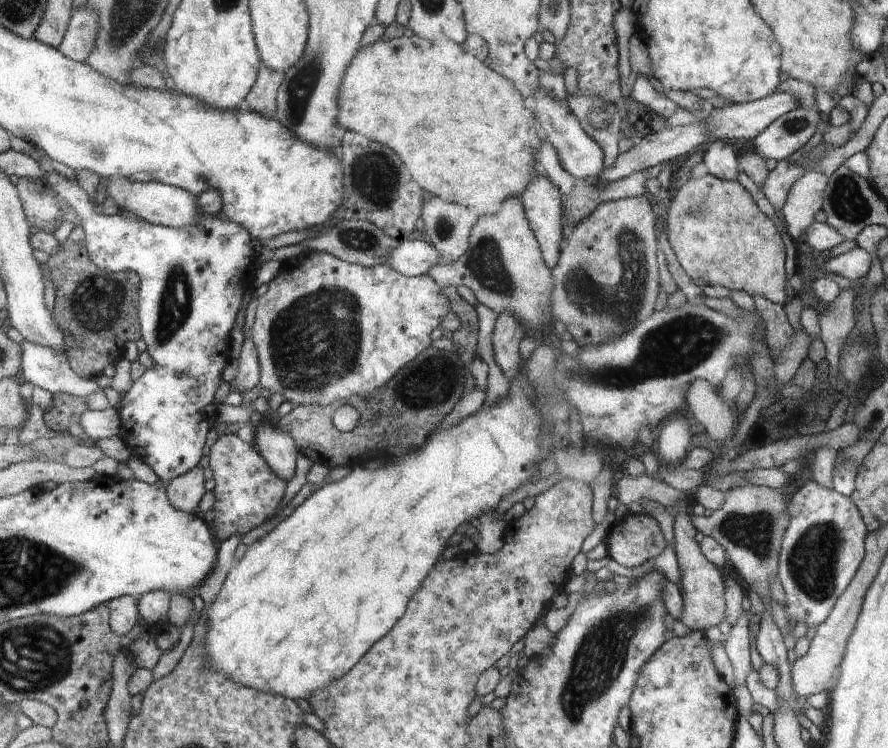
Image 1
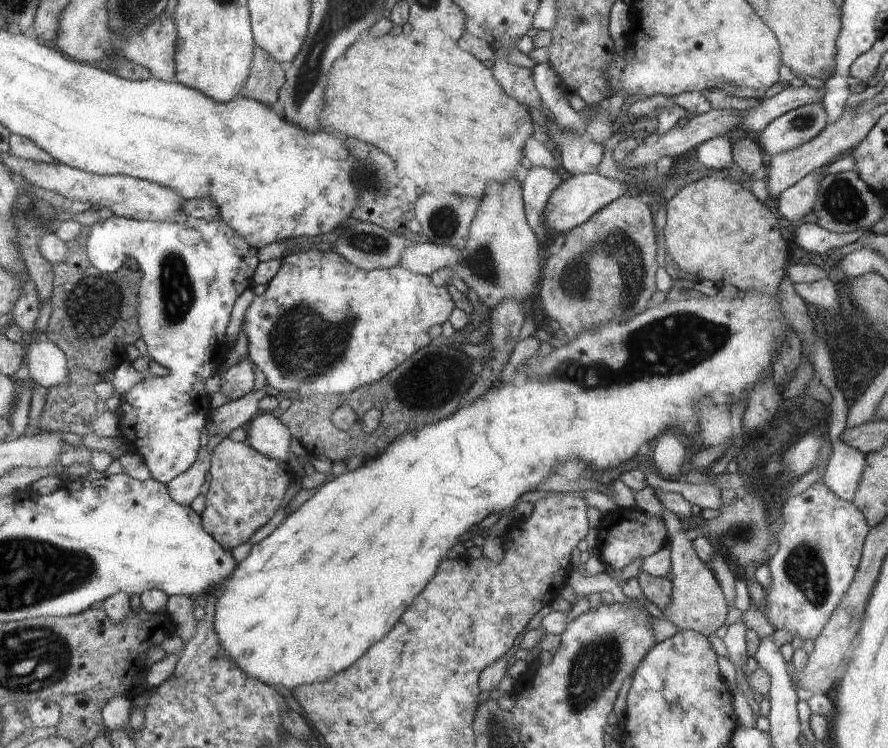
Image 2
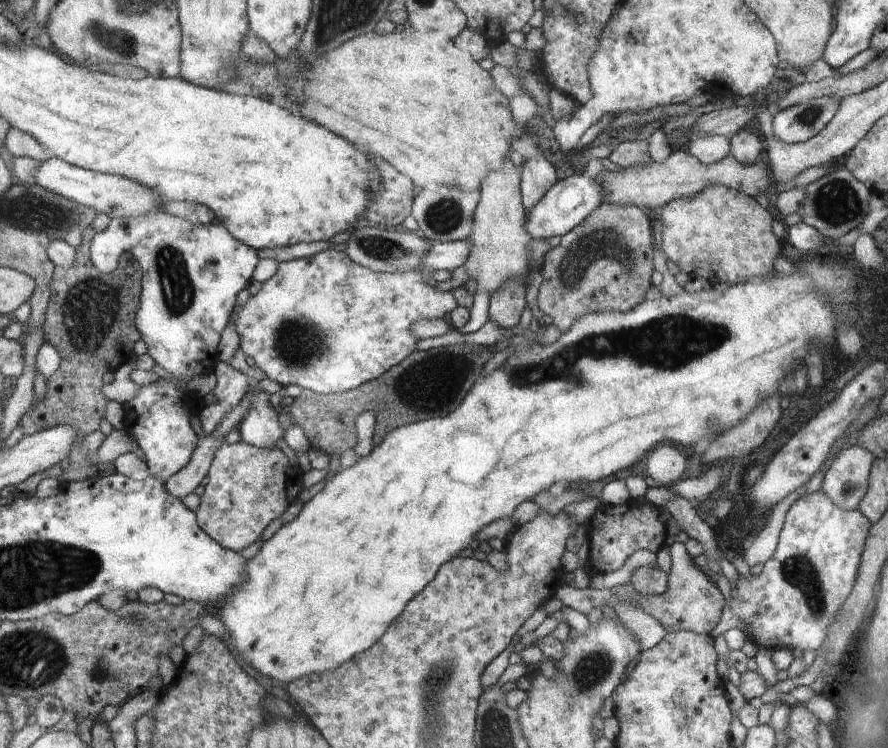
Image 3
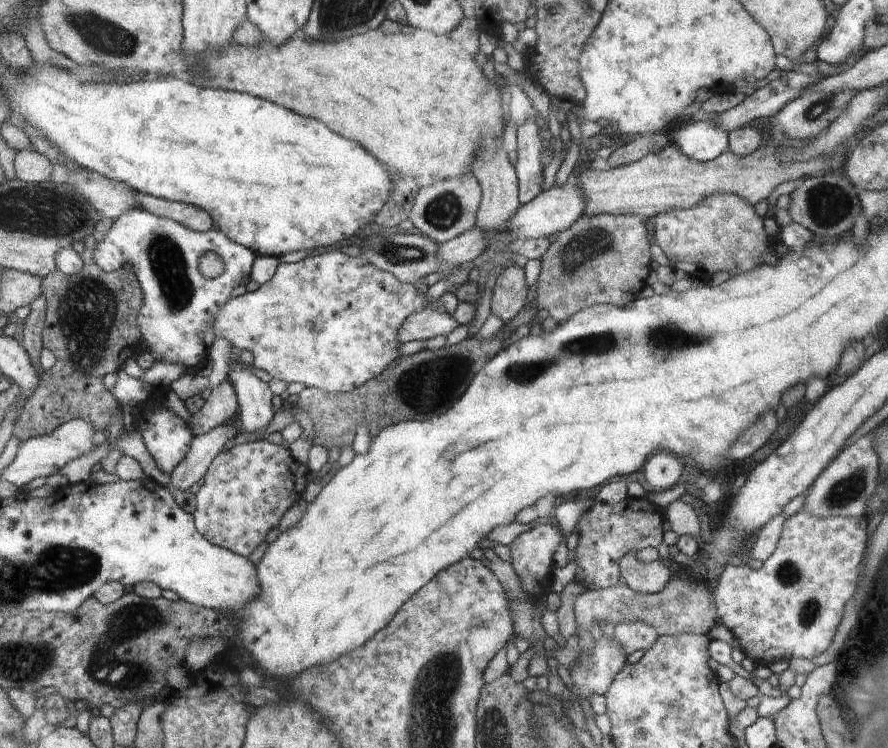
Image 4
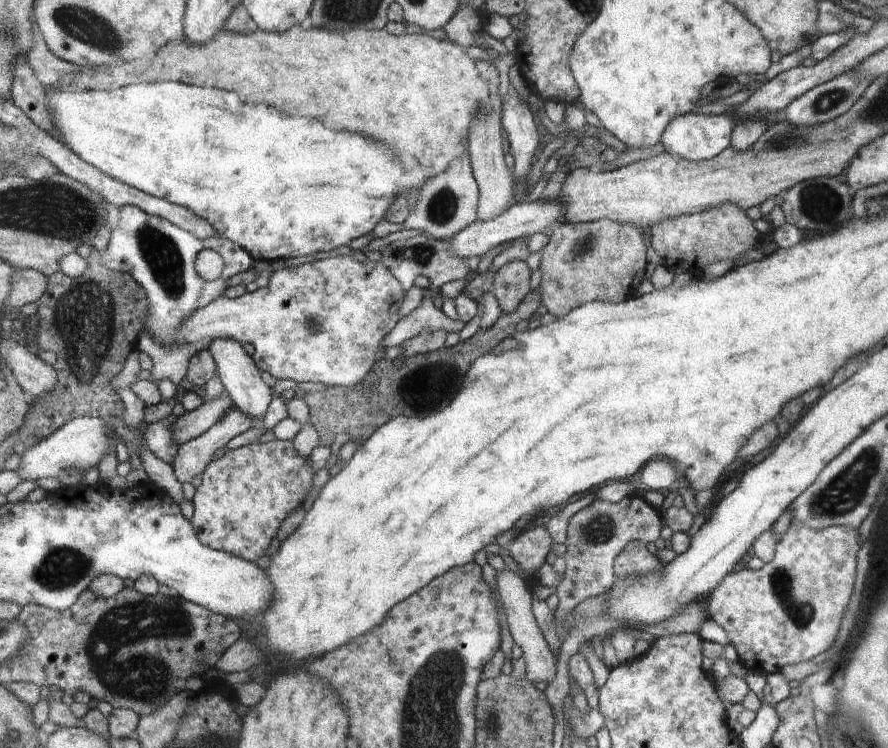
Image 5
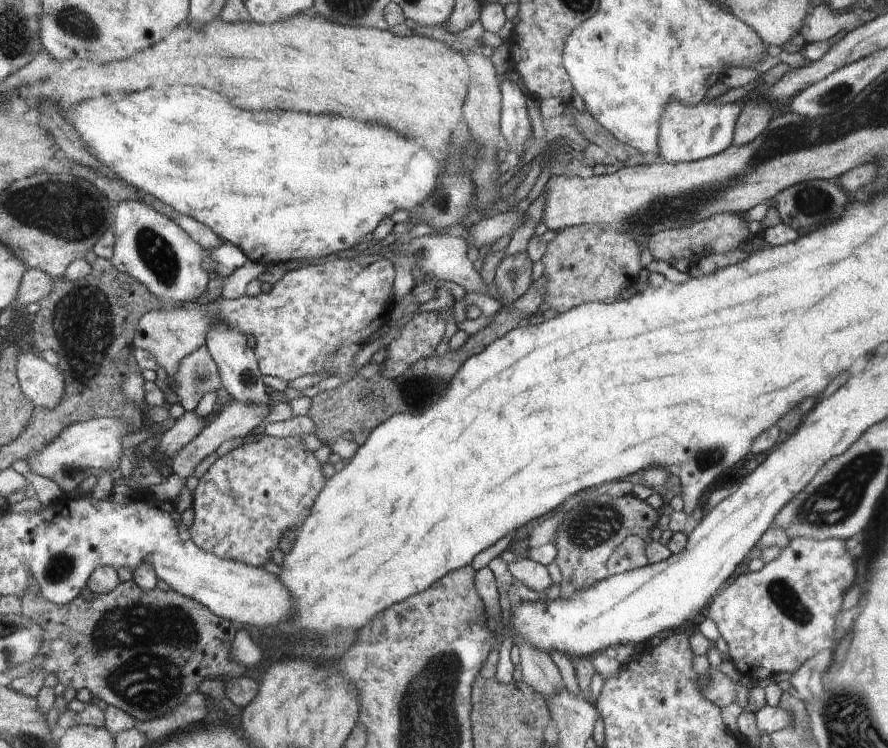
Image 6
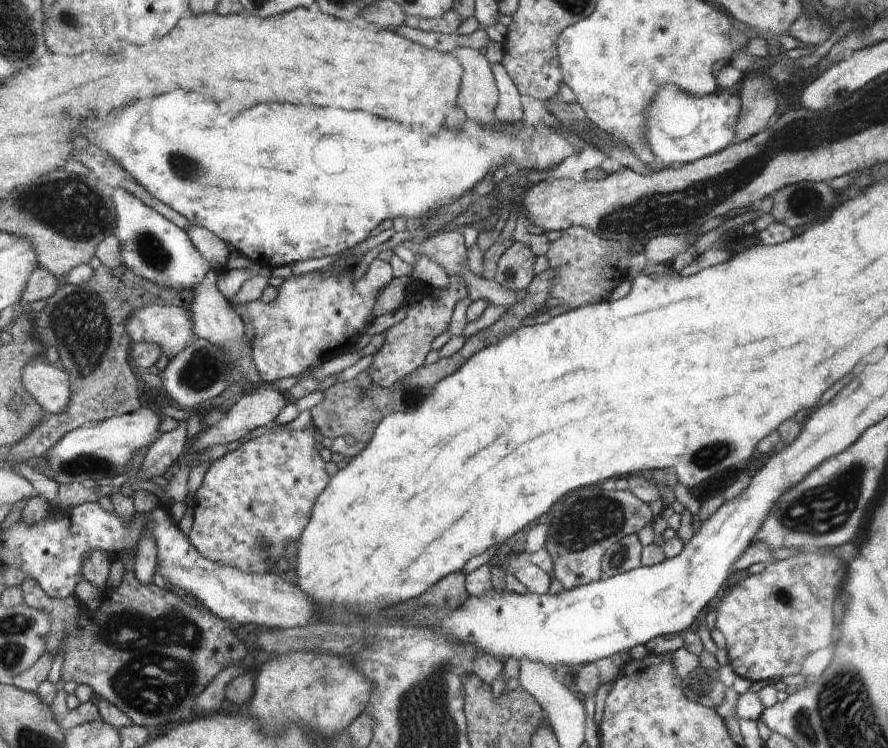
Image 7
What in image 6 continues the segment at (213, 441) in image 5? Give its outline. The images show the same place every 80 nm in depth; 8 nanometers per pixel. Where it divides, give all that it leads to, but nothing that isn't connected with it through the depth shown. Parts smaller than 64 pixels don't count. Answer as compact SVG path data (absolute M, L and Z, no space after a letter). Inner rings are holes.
M268 399L266 402L259 403L238 403L231 402L230 405L224 407L222 412L216 415L213 420L188 446L185 446L174 458L173 468L181 477L190 478L196 472L196 468L204 462L204 458L217 452L218 448L226 441L234 439L242 439L247 434L251 434L252 430L256 430L260 424L266 420L270 414L270 408L274 404L274 400Z

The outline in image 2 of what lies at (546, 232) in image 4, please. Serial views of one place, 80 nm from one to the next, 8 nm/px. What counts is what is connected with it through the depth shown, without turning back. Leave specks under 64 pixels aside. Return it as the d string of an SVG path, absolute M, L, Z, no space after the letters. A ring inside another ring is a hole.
M599 173L570 176L558 186L557 190L554 190L554 194L548 202L548 208L544 212L546 230L564 235L572 228L587 222L597 211L608 206L610 202L628 195L628 190L630 190L630 183L627 178L625 180L609 180Z

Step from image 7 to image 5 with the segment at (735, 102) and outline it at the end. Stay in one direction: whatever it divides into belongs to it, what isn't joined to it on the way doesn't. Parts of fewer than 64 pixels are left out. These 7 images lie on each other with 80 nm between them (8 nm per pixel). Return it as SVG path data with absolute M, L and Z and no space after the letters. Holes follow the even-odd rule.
M699 110L678 115L668 124L661 137L665 152L692 162L714 158L724 149L729 148L732 145L733 129L736 128L736 121L732 114L705 114Z

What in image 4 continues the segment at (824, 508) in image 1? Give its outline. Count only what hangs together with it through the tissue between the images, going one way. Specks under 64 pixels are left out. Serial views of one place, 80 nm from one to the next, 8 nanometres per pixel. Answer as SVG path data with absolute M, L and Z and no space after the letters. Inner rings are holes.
M803 507L784 521L781 535L773 555L763 566L754 571L748 565L725 566L724 572L712 585L713 603L718 622L733 633L738 647L756 667L767 666L778 658L806 658L810 663L814 656L826 652L836 636L836 628L844 614L844 604L856 592L860 564L866 540L868 520L854 517L828 517L819 519Z

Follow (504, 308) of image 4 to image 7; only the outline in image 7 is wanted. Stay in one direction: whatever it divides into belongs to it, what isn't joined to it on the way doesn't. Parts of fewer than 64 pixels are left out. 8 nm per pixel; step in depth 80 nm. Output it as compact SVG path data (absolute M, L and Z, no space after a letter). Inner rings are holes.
M513 242L499 258L494 280L508 290L526 290L536 276L533 269L535 258L528 245Z

